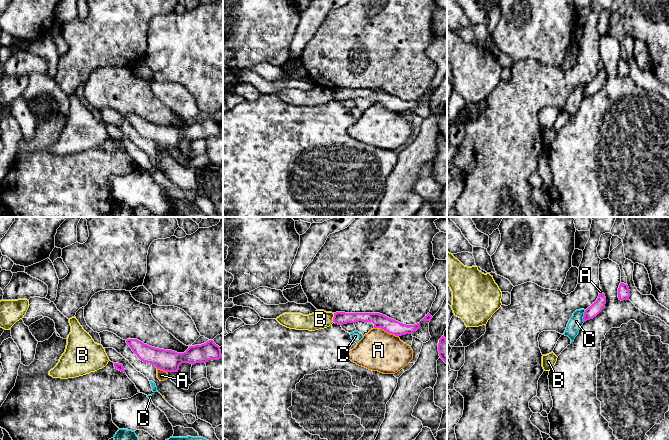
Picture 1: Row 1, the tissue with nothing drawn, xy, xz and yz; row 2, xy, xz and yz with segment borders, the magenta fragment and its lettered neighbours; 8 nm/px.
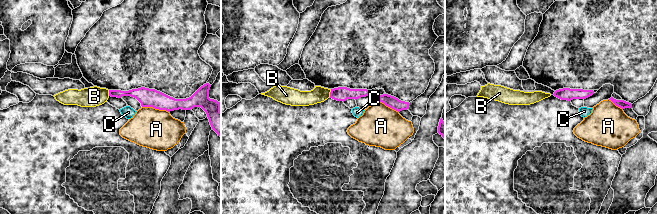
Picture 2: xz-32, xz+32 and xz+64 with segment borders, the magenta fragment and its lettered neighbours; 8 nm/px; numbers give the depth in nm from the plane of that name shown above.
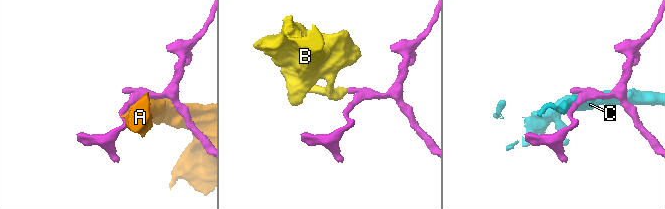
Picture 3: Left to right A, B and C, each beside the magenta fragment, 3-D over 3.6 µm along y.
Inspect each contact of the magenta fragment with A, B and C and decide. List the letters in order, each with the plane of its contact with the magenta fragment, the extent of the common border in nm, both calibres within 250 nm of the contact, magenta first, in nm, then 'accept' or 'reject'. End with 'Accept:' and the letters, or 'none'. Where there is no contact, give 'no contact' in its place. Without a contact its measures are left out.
A: contact in xz; length 220 nm; calibres 120 and 320 nm; reject
B: contact in xz; length 80 nm; calibres 110 and 160 nm; reject
C: contact in yz; length 110 nm; calibres 90 and 110 nm; reject
Accept: none

